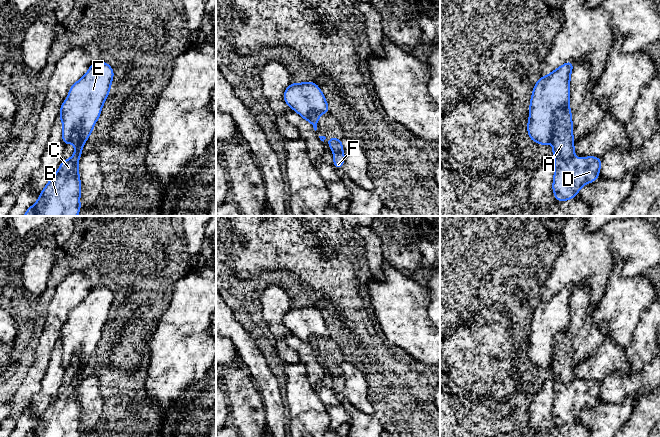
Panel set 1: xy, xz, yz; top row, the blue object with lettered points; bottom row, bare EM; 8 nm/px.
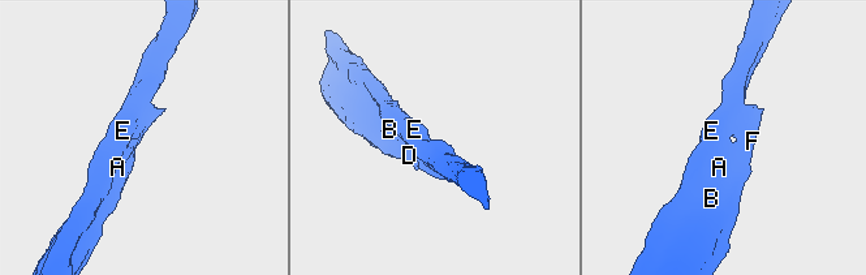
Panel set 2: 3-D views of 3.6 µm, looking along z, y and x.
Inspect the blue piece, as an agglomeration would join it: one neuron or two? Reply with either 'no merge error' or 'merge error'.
merge error

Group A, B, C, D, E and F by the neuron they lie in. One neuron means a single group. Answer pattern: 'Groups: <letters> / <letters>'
Groups: A B C D F / E

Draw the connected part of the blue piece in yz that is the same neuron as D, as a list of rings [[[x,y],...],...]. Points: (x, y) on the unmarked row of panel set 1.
[[[569,326],[553,328],[552,332],[555,334],[551,364],[555,394],[552,413],[555,423],[561,426],[572,424],[583,409],[596,405],[600,397],[601,382],[576,381]]]

